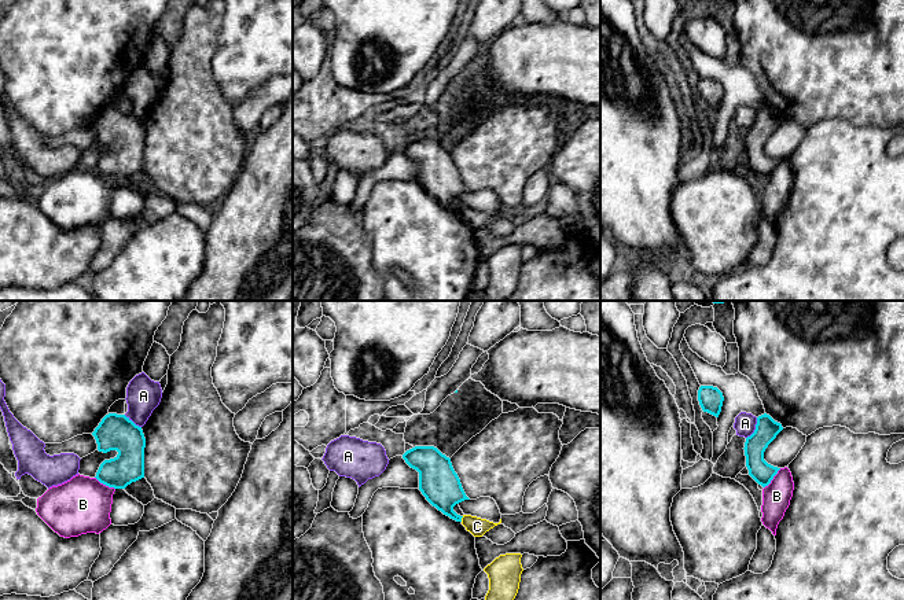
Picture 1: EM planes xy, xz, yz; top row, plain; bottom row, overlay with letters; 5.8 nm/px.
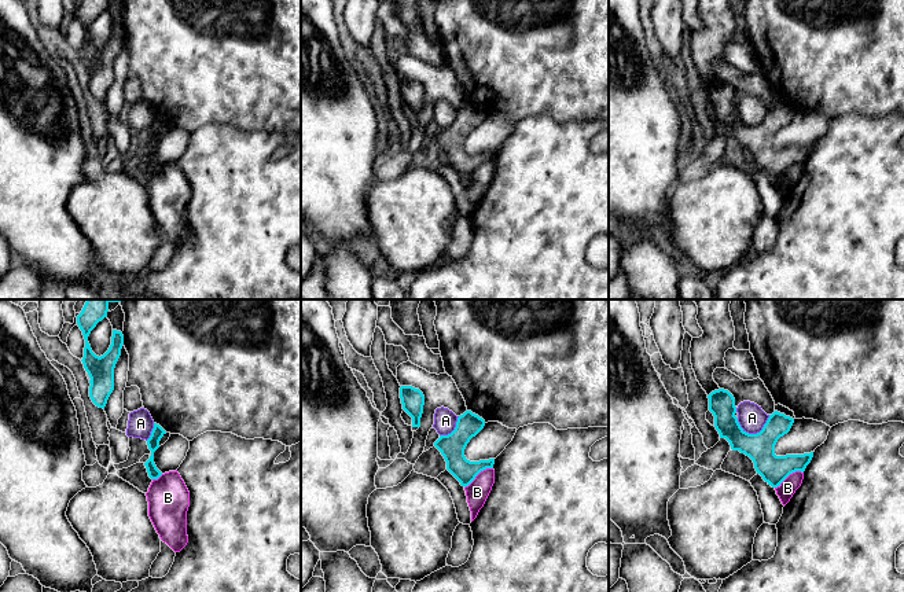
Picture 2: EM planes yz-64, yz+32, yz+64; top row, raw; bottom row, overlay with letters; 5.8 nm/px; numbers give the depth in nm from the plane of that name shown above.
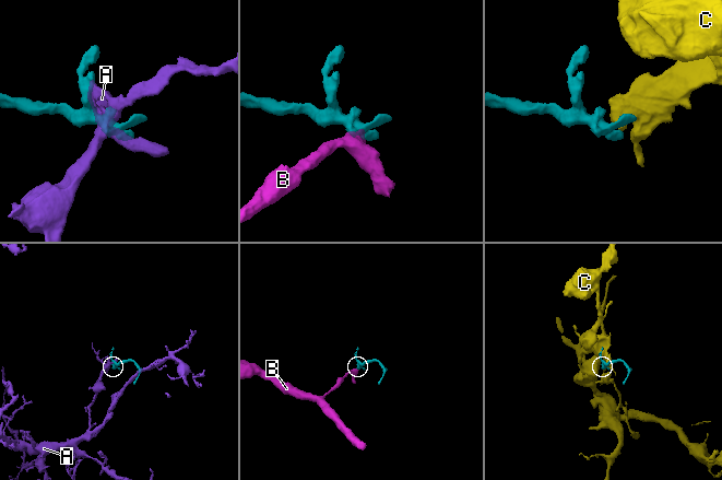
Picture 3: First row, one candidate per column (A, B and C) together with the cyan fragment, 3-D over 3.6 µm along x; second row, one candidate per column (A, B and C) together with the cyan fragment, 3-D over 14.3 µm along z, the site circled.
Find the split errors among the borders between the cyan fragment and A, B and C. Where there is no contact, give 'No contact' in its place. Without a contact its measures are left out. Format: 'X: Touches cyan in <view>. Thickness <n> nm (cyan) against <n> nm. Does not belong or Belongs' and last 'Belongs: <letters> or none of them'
A: Touches cyan in yz. Thickness 140 nm (cyan) against 130 nm. Does not belong
B: Touches cyan in yz. Thickness 130 nm (cyan) against 170 nm. Does not belong
C: Touches cyan in xz. Thickness 220 nm (cyan) against 110 nm. Does not belong
Belongs: none of them

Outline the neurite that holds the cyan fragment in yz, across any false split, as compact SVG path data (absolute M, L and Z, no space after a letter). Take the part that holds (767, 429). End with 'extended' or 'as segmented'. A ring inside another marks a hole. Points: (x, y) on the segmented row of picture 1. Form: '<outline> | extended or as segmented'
M764 413L757 417L754 432L746 438L743 449L749 475L762 487L768 486L780 470L764 460L764 452L782 430L780 423Z | as segmented

